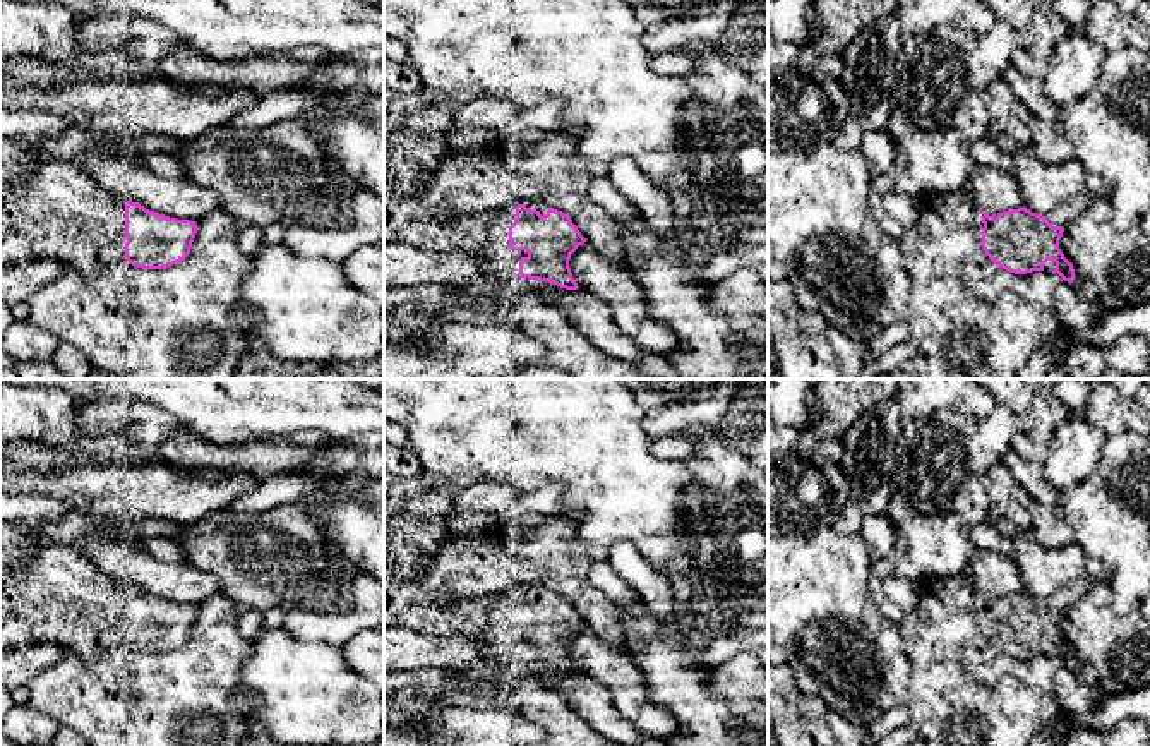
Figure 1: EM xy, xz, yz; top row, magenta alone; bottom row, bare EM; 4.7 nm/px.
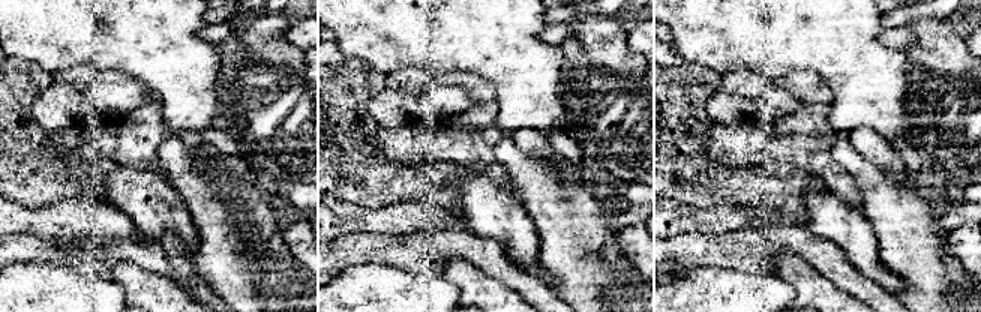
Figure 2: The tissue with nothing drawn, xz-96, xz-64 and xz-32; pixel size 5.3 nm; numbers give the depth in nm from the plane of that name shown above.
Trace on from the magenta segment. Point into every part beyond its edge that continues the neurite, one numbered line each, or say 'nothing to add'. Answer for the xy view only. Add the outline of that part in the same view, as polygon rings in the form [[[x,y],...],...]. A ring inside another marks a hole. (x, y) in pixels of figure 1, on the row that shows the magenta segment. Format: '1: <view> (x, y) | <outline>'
1: xy (60, 213) | [[[45,161],[26,183],[10,189],[0,206],[0,264],[57,259],[84,273],[113,262],[130,264],[125,259],[125,204],[72,161]]]

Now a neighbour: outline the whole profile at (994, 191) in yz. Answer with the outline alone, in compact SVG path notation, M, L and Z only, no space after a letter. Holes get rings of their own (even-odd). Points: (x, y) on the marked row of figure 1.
M977 165L972 171L968 189L977 208L987 213L1004 213L1023 208L1023 197L1016 178L997 168Z

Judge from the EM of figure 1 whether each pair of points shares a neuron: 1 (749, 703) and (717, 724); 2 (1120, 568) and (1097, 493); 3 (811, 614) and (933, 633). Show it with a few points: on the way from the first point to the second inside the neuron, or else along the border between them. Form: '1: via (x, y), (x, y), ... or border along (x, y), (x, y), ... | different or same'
1: border along (710, 679), (710, 690), (749, 727) | different
2: via (1120, 549), (1120, 523), (1108, 511) | same
3: border along (897, 625), (902, 635), (902, 649), (914, 666) | different

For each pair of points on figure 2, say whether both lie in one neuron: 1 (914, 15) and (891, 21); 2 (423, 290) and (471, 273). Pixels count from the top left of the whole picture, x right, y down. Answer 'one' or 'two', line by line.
1: one
2: two

